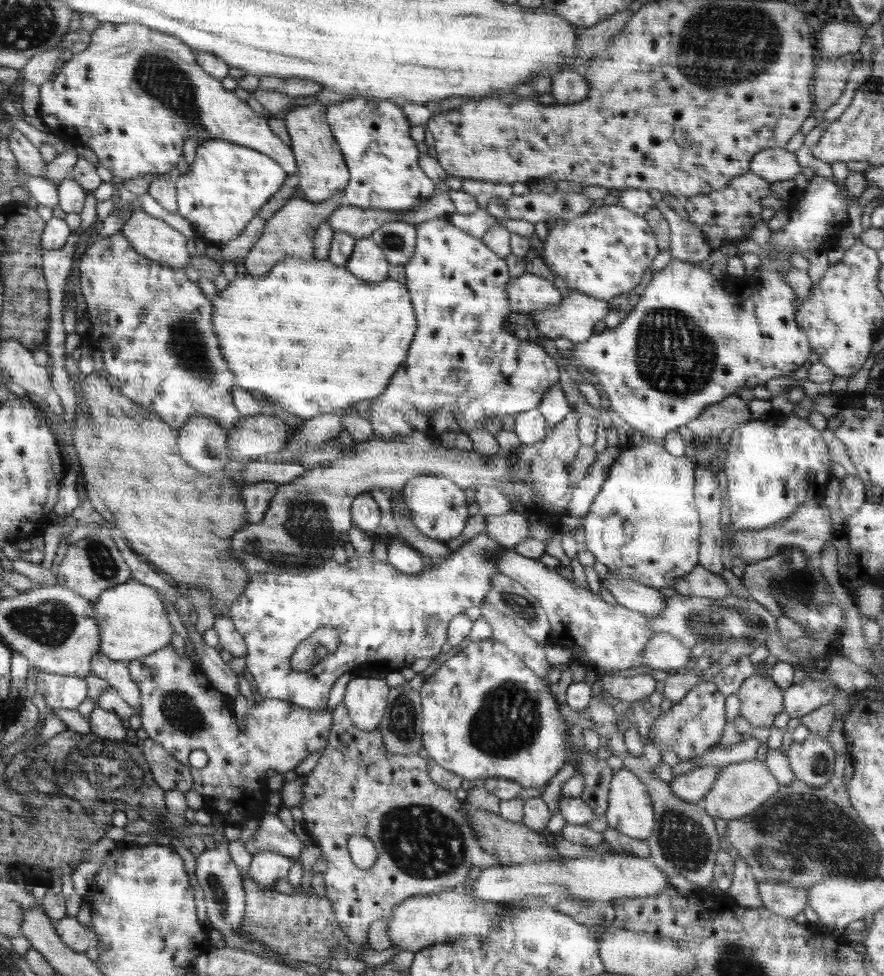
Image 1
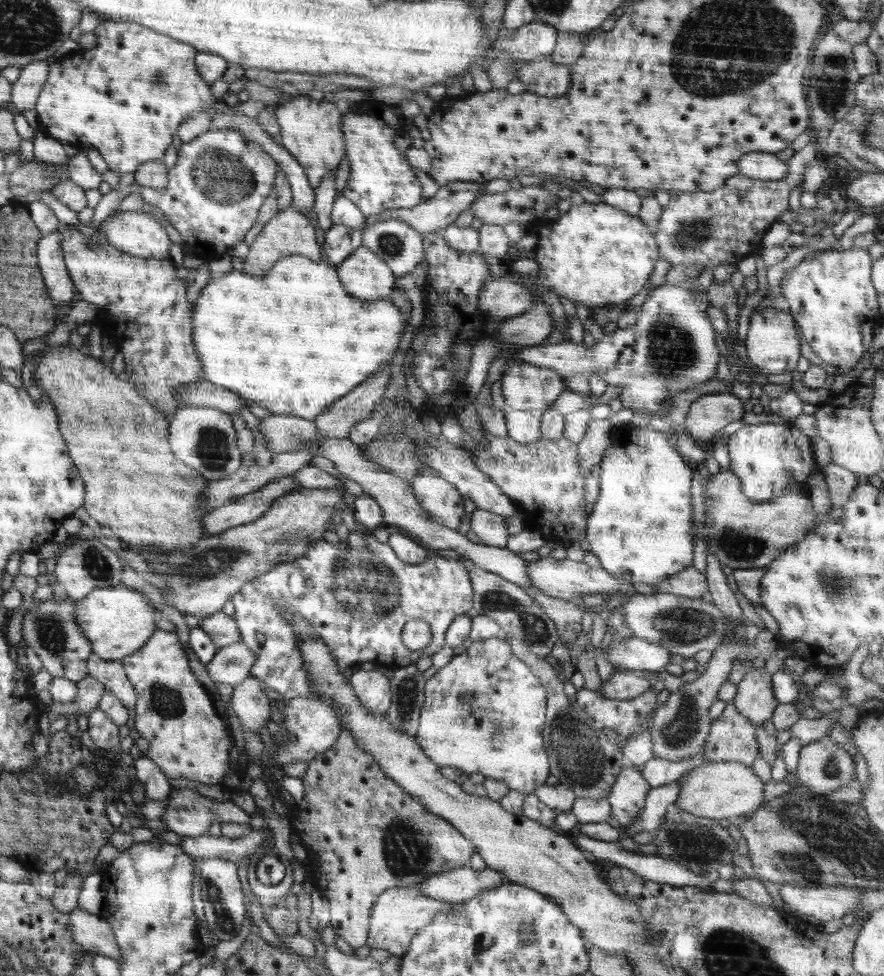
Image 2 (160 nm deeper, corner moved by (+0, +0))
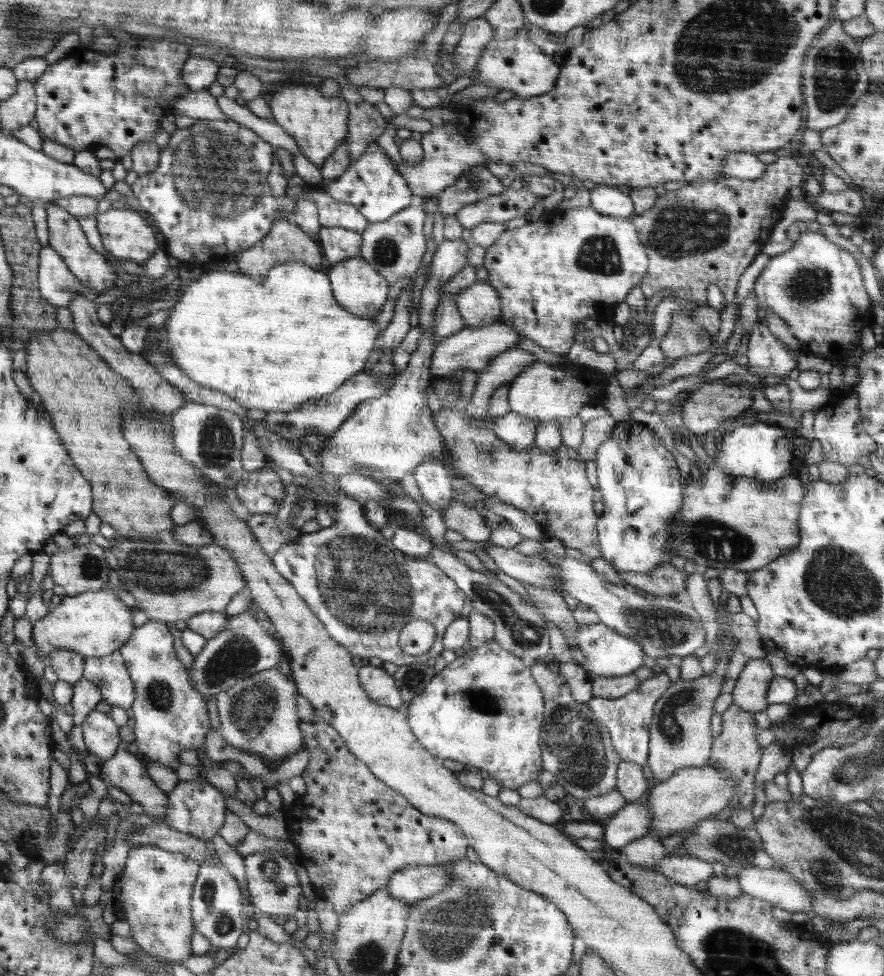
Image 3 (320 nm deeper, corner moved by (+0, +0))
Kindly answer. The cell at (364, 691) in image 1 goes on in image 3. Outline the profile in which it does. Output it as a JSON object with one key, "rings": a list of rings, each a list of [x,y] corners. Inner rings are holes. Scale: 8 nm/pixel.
{"rings":[[[365,662],[360,664],[360,681],[372,702],[394,709],[402,707],[402,697],[393,675],[388,674],[381,666]]]}

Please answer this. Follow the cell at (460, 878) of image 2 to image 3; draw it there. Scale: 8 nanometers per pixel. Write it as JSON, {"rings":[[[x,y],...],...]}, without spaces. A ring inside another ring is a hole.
{"rings":[[[441,865],[409,866],[394,873],[384,886],[396,899],[415,903],[445,889],[453,880],[453,874]]]}

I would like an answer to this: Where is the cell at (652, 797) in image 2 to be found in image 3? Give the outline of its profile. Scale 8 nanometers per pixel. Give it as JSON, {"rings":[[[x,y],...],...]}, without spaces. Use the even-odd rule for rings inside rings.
{"rings":[[[644,800],[628,802],[605,822],[602,842],[616,852],[633,840],[646,837],[651,827],[651,812]]]}

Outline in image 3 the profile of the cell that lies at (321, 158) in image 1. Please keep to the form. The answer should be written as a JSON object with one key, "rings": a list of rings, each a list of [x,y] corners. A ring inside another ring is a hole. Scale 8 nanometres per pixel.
{"rings":[[[304,85],[294,88],[279,88],[272,94],[269,107],[276,121],[289,135],[292,135],[310,162],[320,169],[326,160],[346,140],[346,122],[348,120],[348,105],[340,94],[326,97],[322,95],[320,86]]]}

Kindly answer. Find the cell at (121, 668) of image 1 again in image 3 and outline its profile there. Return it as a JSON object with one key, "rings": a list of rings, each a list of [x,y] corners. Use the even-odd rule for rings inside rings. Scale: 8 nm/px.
{"rings":[[[119,650],[103,657],[84,659],[83,677],[100,690],[102,703],[130,708],[135,700],[135,686]]]}

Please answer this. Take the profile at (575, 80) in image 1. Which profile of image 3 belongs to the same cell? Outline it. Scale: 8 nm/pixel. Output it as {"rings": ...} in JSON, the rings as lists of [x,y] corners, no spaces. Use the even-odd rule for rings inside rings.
{"rings":[[[522,28],[512,38],[497,41],[492,39],[482,51],[475,70],[478,70],[476,85],[498,87],[499,91],[509,90],[517,98],[540,97],[551,92],[556,86],[560,66],[541,47],[529,38],[529,32]]]}

